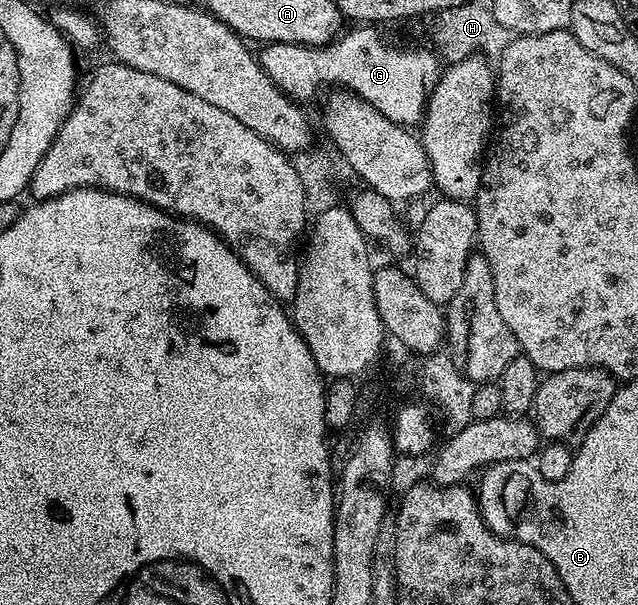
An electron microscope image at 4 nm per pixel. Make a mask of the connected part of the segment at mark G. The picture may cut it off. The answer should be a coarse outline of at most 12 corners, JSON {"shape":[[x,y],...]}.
{"shape":[[373,24],[326,46],[262,45],[261,67],[305,104],[344,88],[406,128],[443,66]]}

